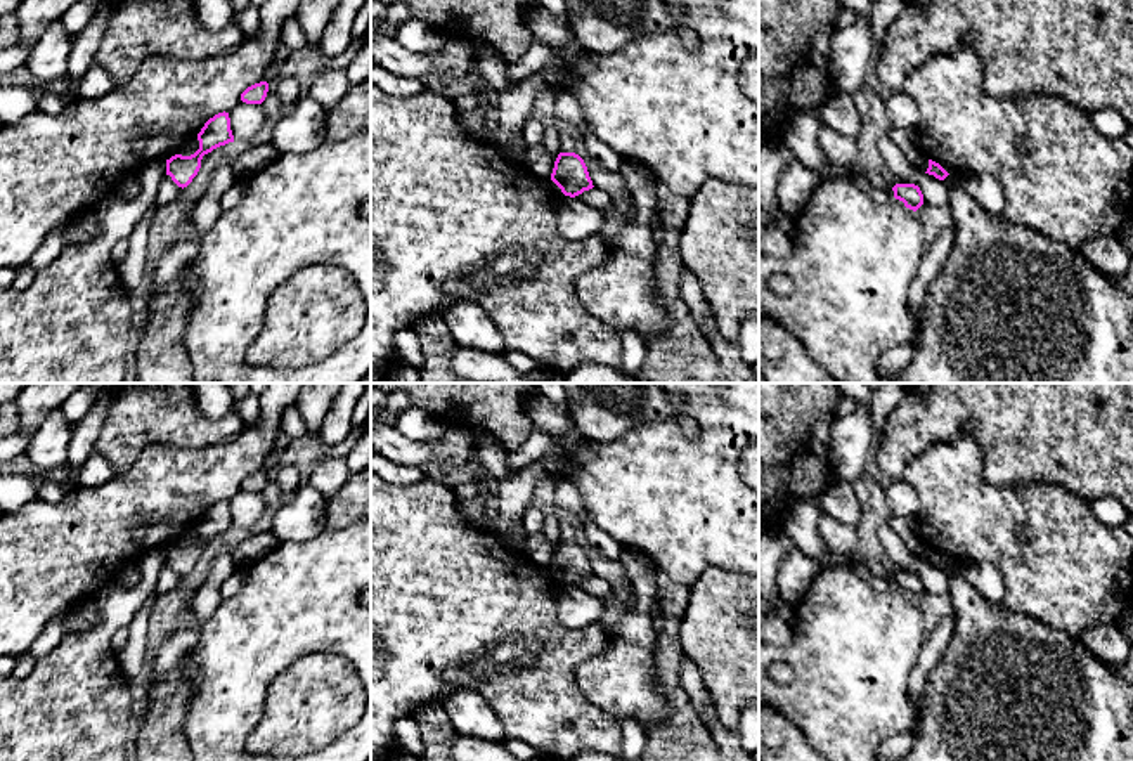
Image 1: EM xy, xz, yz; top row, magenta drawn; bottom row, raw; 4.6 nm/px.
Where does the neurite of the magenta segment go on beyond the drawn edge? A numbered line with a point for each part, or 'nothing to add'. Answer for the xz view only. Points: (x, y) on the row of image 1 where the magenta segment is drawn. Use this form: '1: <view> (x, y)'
nothing to add

